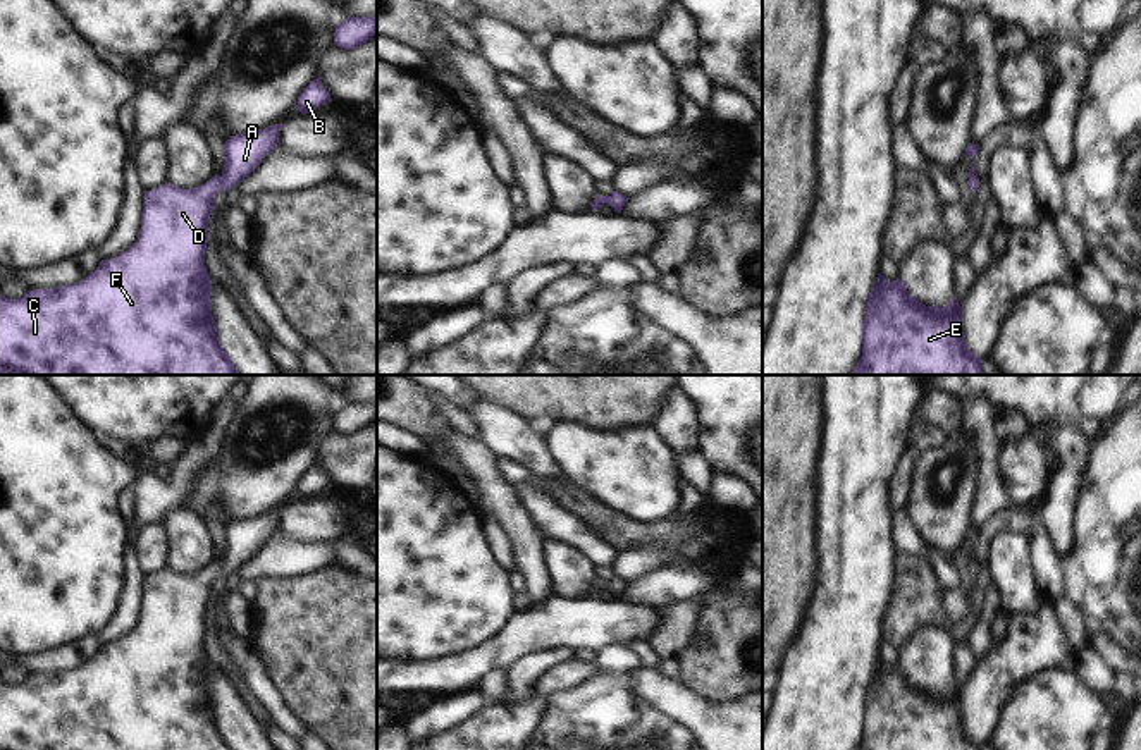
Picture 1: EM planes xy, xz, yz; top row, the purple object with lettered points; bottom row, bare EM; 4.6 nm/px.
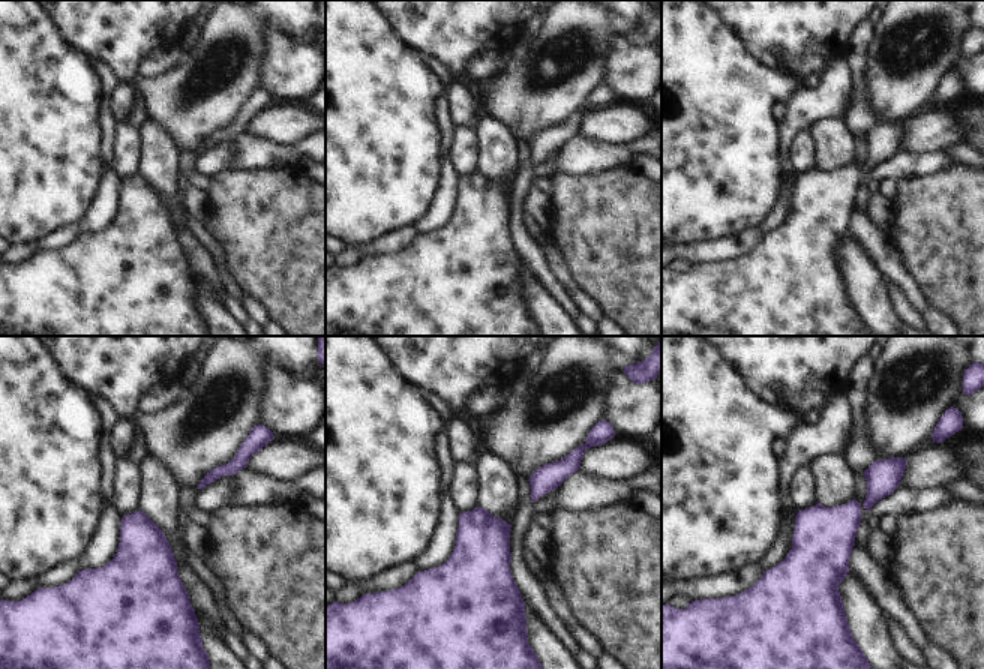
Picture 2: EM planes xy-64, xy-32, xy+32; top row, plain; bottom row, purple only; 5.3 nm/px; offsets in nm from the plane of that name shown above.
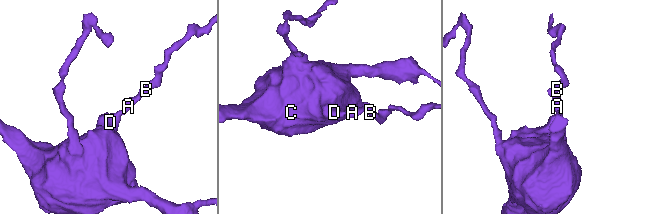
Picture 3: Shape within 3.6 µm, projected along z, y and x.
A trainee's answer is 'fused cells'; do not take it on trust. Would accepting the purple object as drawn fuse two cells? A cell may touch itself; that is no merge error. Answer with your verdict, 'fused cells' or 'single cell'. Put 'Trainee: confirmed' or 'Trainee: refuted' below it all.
single cell
Trainee: refuted

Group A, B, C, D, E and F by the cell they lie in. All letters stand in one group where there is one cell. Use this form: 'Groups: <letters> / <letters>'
Groups: A B C D E F

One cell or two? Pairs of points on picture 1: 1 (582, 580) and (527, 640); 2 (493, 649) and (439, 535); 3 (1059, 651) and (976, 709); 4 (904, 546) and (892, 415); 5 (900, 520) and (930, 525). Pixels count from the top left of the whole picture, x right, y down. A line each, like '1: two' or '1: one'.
1: two
2: two
3: one
4: two
5: two

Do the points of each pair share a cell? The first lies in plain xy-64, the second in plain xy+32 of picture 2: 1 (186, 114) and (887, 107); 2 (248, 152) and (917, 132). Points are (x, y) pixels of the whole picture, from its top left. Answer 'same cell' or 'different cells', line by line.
1: same cell
2: different cells

